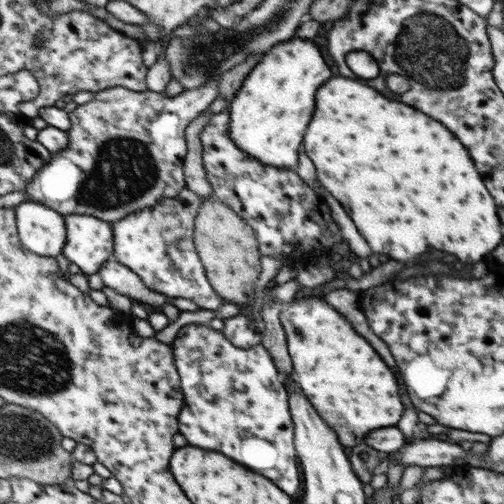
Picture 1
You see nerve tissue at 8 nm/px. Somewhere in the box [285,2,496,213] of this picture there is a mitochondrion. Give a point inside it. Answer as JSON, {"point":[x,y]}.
{"point":[429,50]}

